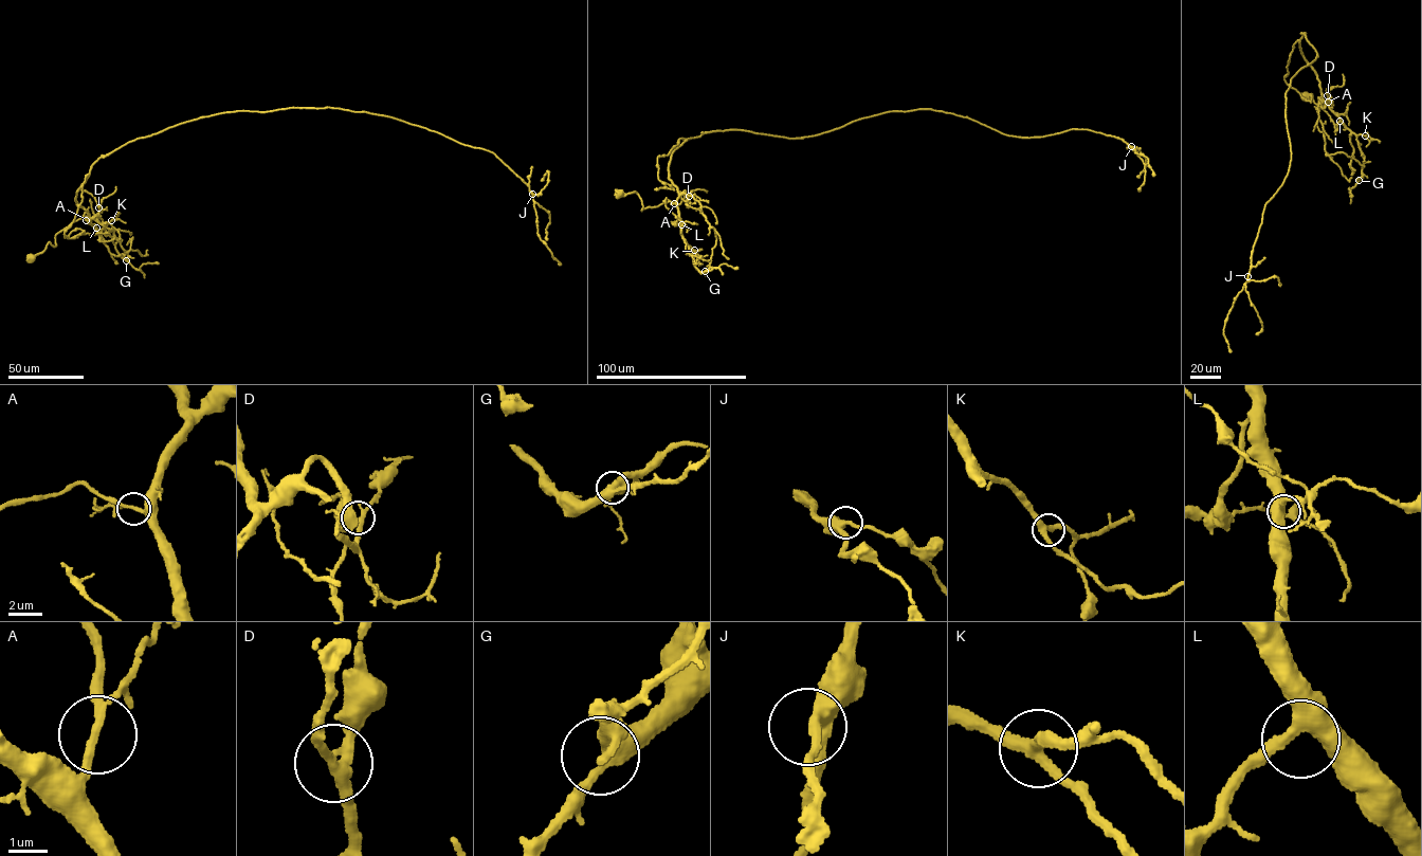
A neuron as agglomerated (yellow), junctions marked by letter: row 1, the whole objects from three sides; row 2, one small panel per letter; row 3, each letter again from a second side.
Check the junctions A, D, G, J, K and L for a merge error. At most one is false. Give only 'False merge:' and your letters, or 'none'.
False merge: none

